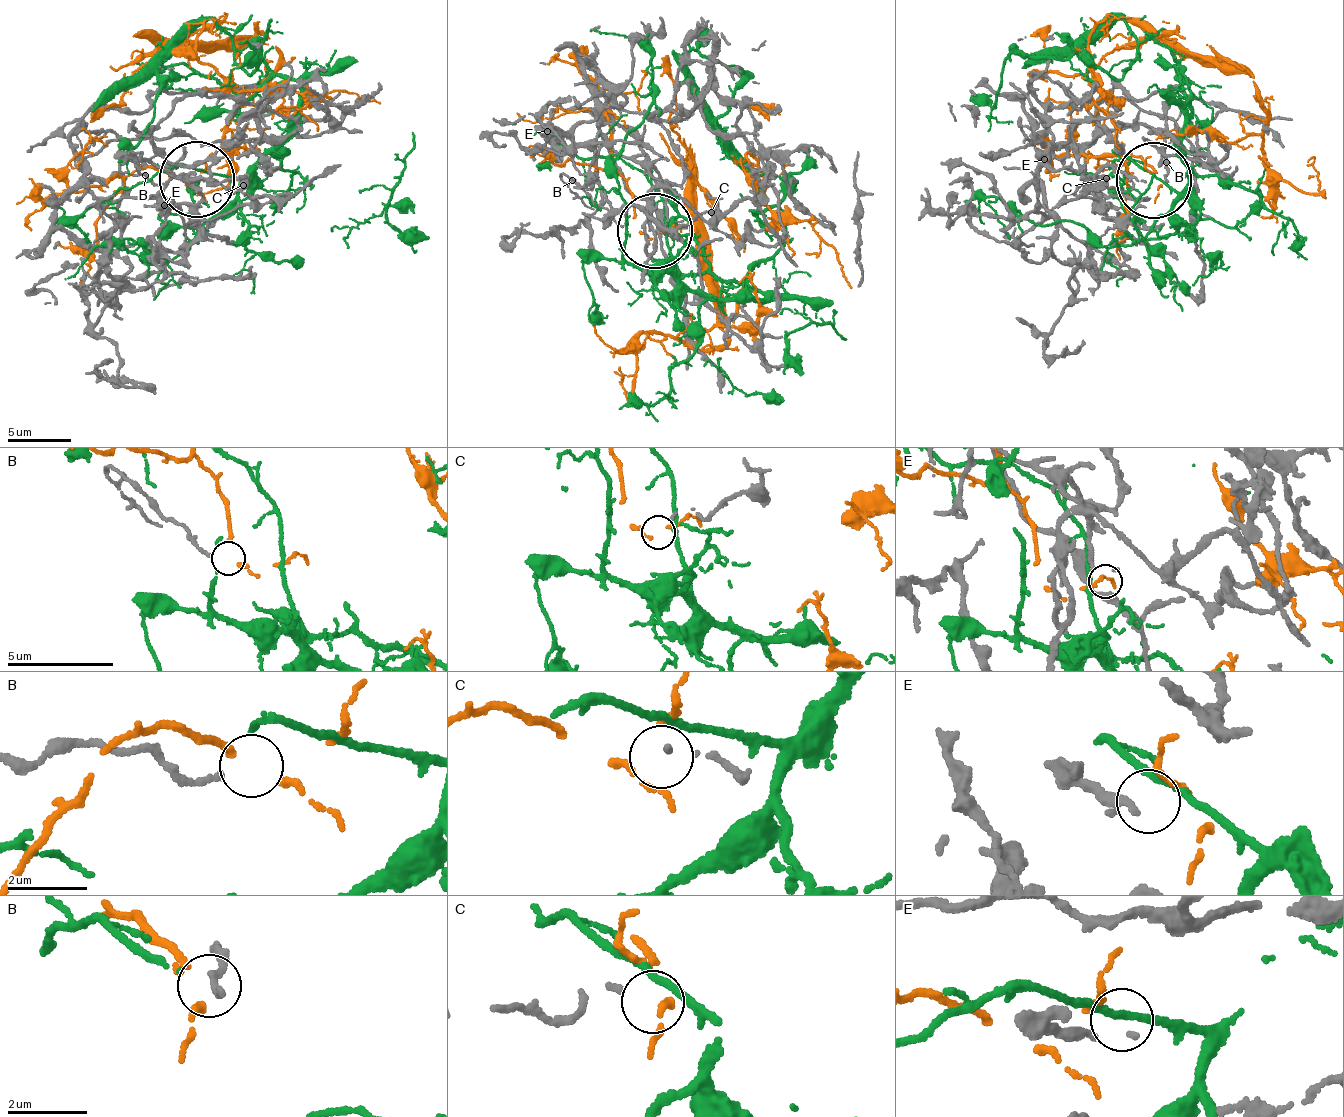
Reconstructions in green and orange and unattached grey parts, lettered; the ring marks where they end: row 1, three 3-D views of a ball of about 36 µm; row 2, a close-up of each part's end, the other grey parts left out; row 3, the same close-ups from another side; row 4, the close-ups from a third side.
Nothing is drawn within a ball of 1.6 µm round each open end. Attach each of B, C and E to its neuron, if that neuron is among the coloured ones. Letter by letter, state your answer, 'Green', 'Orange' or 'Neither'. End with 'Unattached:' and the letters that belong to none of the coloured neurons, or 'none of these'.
B: Neither
C: Orange
E: Neither
Unattached: B, E

